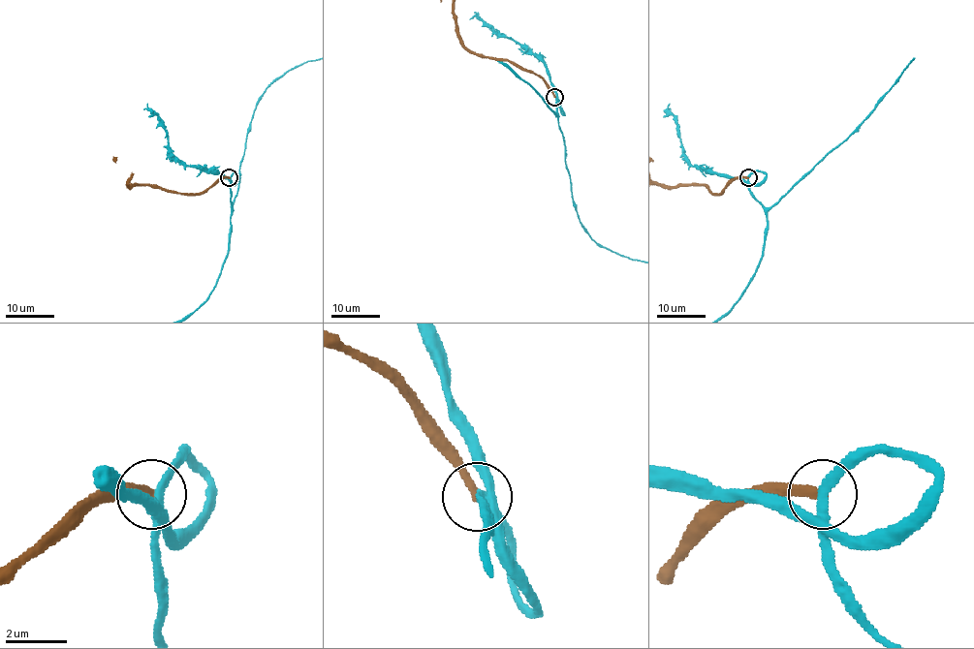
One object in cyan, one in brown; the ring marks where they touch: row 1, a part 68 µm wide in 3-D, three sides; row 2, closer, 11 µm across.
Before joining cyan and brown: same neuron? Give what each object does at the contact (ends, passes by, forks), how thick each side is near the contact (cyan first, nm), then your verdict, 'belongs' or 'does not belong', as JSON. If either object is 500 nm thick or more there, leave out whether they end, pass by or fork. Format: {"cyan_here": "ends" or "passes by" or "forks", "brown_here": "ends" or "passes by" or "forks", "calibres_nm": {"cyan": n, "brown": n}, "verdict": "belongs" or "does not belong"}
{"cyan_here": "forks", "brown_here": "ends", "calibres_nm": {"cyan": 200, "brown": 280}, "verdict": "does not belong"}

